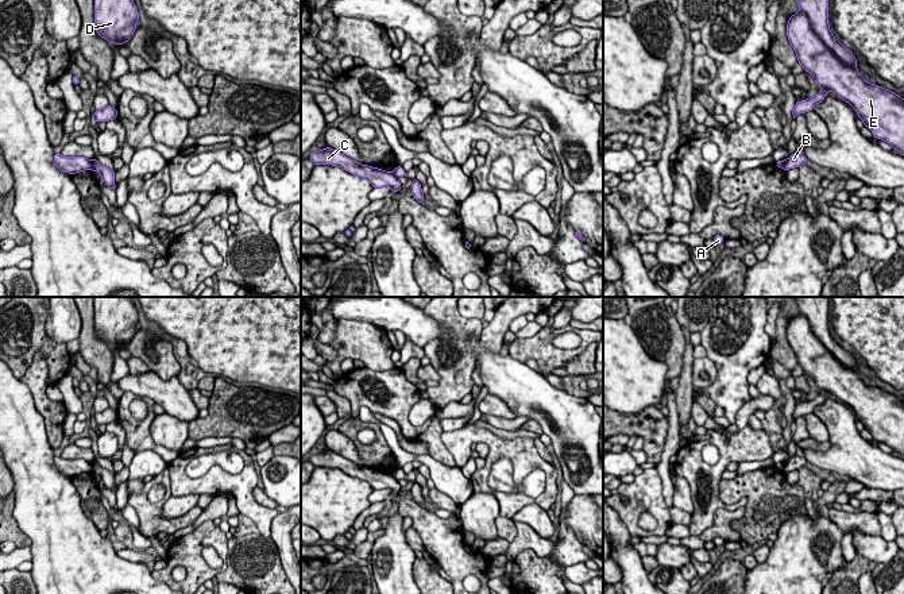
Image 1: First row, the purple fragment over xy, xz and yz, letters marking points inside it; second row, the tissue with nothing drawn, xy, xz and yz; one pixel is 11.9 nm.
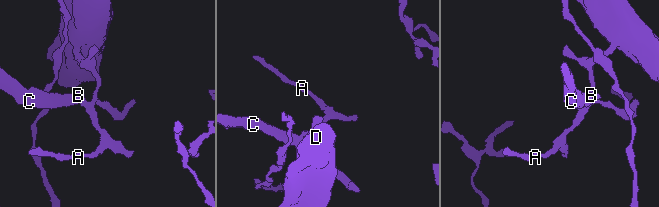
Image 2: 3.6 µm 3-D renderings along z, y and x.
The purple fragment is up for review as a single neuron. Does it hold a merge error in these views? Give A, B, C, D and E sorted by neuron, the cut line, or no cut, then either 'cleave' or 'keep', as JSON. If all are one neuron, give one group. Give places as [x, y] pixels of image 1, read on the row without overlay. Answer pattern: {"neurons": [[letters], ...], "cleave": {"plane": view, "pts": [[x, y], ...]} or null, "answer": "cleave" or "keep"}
{"neurons": [["A", "D", "E"], ["B", "C"]], "cleave": {"plane": "xy", "pts": [[92, 463], [93, 471]]}, "answer": "cleave"}

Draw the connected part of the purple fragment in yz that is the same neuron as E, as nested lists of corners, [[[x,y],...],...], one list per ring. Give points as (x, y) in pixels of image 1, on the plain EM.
[[[795,297],[795,301],[800,312],[788,323],[788,343],[796,354],[797,364],[822,392],[816,398],[796,405],[792,413],[793,421],[799,416],[814,413],[814,409],[822,405],[827,394],[831,393],[854,409],[858,420],[873,435],[874,440],[888,444],[904,458],[904,402],[889,392],[866,385],[859,377],[855,369],[858,363],[853,355],[830,333],[828,297]]]

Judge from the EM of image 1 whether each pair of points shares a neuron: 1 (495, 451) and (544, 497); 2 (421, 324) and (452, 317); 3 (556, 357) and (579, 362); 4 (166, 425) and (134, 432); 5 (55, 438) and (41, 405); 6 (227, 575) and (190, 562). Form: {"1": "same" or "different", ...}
{"1": "same", "2": "different", "3": "different", "4": "different", "5": "same", "6": "different"}

